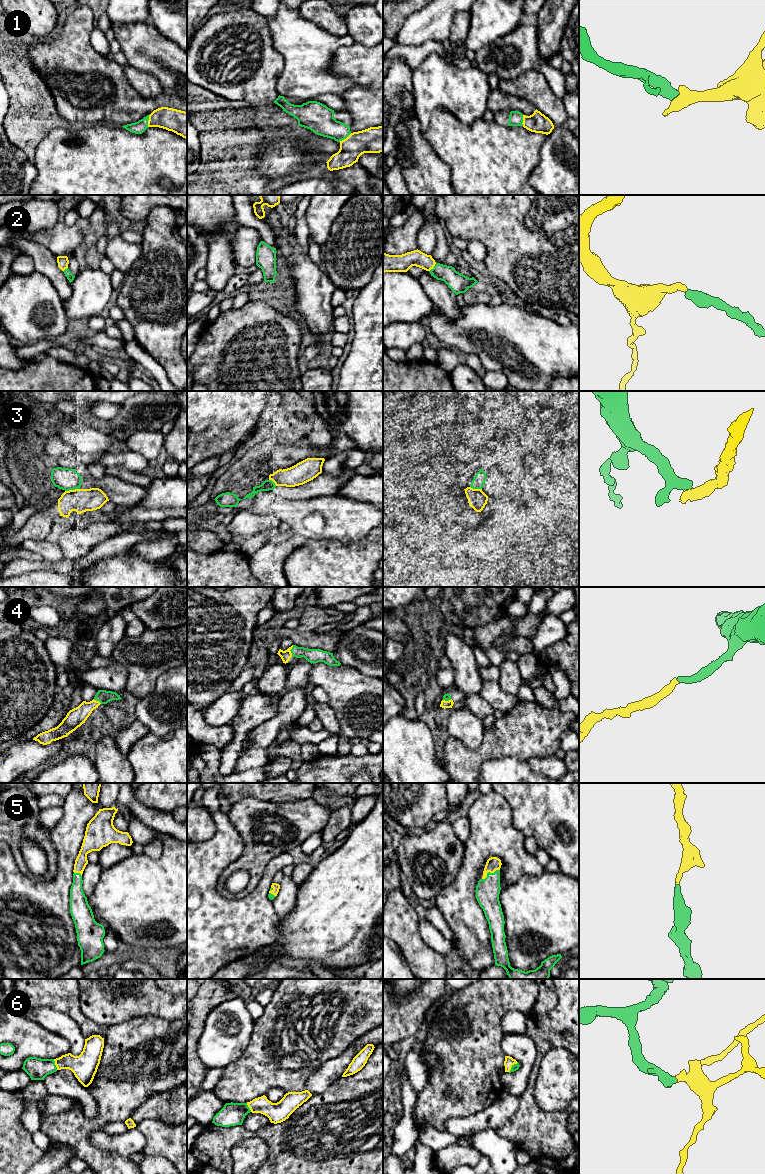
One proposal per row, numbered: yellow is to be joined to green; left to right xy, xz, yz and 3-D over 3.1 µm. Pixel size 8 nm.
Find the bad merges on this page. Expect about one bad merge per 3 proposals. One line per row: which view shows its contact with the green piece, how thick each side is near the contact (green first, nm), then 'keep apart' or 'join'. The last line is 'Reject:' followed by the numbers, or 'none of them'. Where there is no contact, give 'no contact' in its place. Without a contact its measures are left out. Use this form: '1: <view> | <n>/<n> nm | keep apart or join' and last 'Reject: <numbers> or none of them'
1: xy | 100/190 nm | join
2: yz | 160/140 nm | join
3: xy | 180/190 nm | keep apart
4: xz | 110/80 nm | join
5: yz | 190/110 nm | join
6: xy | 170/200 nm | join
Reject: 3

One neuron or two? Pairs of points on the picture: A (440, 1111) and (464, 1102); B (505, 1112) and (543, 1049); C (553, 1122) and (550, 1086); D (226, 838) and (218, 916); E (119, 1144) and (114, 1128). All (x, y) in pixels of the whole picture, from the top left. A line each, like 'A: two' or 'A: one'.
A: one
B: two
C: two
D: one
E: two

